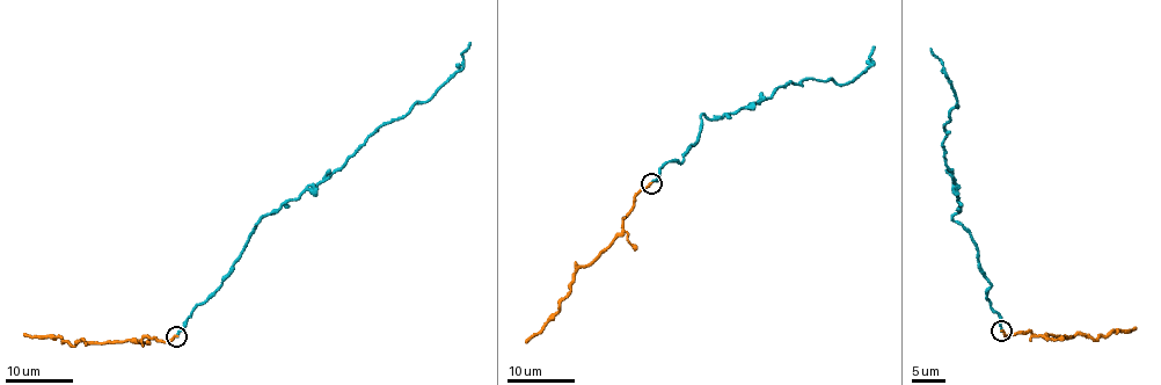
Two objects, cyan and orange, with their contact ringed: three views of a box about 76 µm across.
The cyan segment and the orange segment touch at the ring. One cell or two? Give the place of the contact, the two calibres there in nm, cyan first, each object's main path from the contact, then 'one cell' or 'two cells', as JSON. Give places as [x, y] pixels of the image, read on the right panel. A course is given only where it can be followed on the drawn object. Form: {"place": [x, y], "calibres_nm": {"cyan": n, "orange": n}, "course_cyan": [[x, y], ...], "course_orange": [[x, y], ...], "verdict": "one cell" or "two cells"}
{"place": [1001, 331], "calibres_nm": {"cyan": 150, "orange": 180}, "course_cyan": [[1001, 331], [971, 235], [953, 219], [962, 206], [942, 144], [958, 104], [931, 48]], "course_orange": [[1001, 331], [1010, 335], [1030, 331], [1070, 338], [1085, 335], [1095, 340], [1137, 327]], "verdict": "two cells"}

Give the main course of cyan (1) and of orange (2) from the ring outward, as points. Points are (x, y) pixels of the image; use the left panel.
1: (176, 336), (218, 288), (265, 213), (315, 187), (375, 130), (428, 100), (460, 68), (471, 42)
2: (176, 336), (159, 341), (146, 336), (100, 343), (81, 341), (73, 346), (60, 338), (27, 336), (23, 333)

